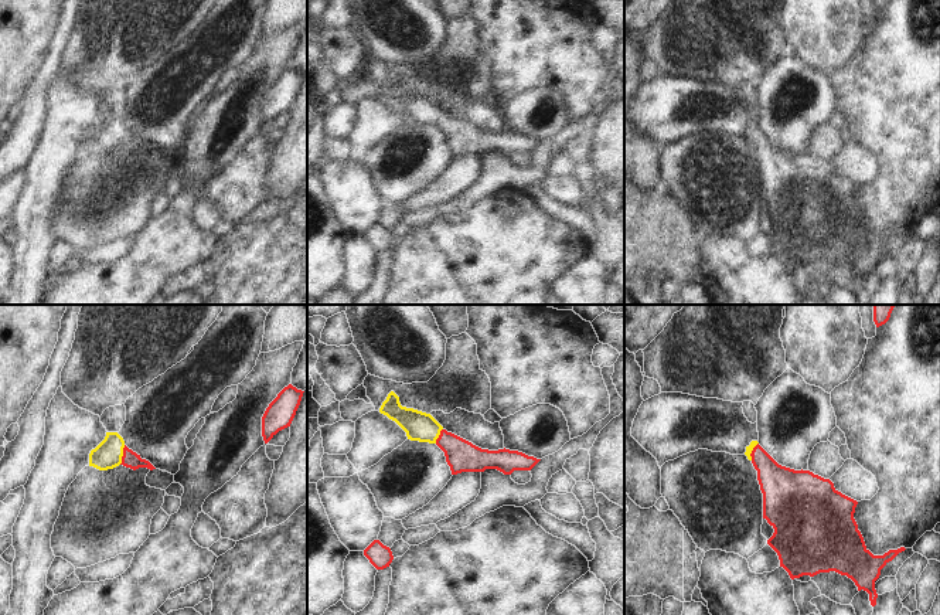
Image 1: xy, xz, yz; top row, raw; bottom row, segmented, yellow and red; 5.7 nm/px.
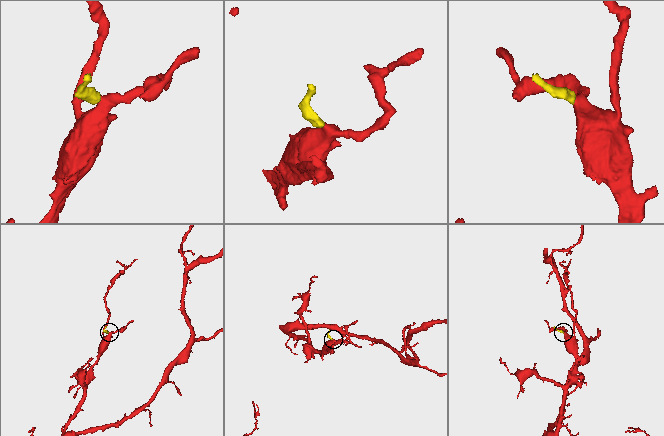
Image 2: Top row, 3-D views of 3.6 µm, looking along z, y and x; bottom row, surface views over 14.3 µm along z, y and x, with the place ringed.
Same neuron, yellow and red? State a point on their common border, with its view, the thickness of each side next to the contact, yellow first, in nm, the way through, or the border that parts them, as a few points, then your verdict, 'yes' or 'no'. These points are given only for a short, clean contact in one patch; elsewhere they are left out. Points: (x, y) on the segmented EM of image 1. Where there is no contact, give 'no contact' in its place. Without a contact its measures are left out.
contact xy (122, 455); calibres 160 and 100 nm; way xy (108, 454), (122, 455), (130, 459); yes

